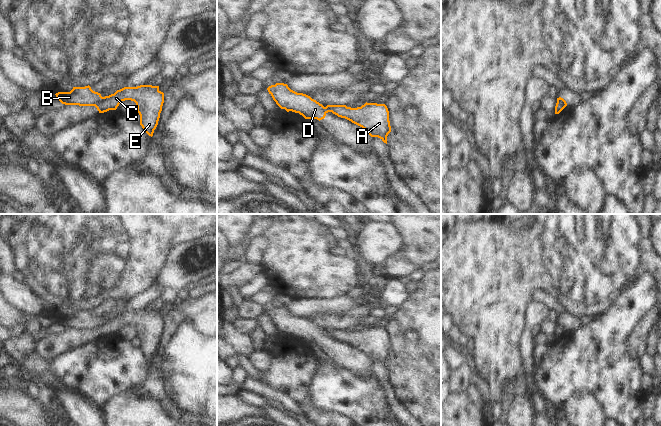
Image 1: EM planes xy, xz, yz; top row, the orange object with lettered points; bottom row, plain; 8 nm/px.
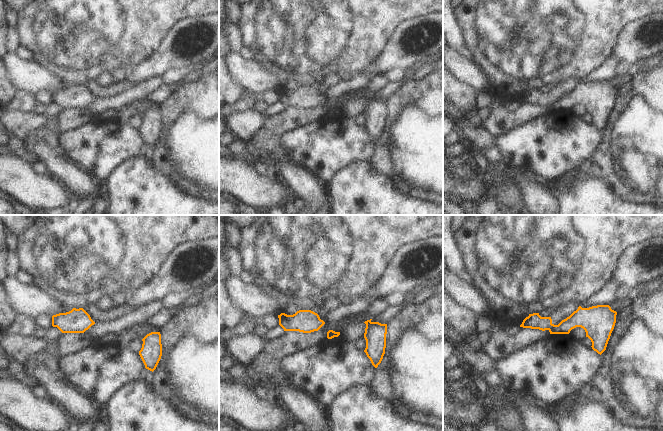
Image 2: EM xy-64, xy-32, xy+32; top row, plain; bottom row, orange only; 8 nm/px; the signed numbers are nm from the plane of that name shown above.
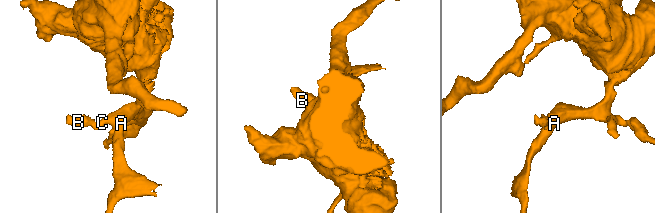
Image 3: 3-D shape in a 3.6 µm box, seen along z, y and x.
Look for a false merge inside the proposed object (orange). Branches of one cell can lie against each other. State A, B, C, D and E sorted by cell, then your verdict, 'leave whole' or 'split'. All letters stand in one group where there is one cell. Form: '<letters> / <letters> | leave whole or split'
A C E / B D | split

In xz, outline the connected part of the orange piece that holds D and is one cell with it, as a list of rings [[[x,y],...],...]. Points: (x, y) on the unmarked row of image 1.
[[[276,307],[267,312],[276,328],[287,336],[299,337],[305,343],[322,344],[326,340],[325,331],[310,320],[291,314],[287,308]]]

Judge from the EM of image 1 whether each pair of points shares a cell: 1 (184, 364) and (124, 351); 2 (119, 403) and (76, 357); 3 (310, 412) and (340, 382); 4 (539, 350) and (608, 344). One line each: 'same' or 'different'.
1: different
2: different
3: different
4: different

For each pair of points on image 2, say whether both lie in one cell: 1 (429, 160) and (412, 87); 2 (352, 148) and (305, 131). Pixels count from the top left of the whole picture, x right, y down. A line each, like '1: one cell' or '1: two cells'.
1: one cell
2: one cell

